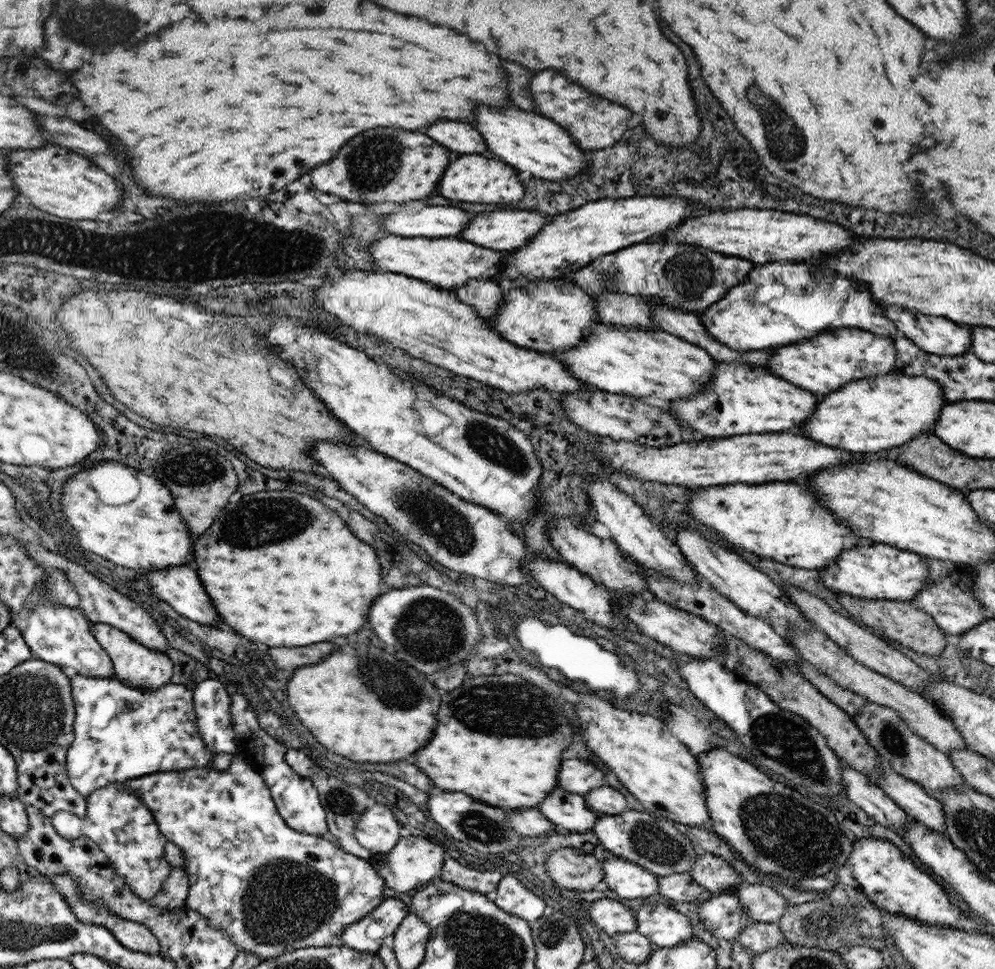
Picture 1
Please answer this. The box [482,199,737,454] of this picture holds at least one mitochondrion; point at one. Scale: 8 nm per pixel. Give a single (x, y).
(694, 273)

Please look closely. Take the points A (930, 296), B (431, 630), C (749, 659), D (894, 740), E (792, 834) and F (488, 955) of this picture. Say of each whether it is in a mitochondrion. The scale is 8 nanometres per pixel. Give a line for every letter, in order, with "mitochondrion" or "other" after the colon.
A: mitochondrion
B: mitochondrion
C: mitochondrion
D: mitochondrion
E: mitochondrion
F: mitochondrion

